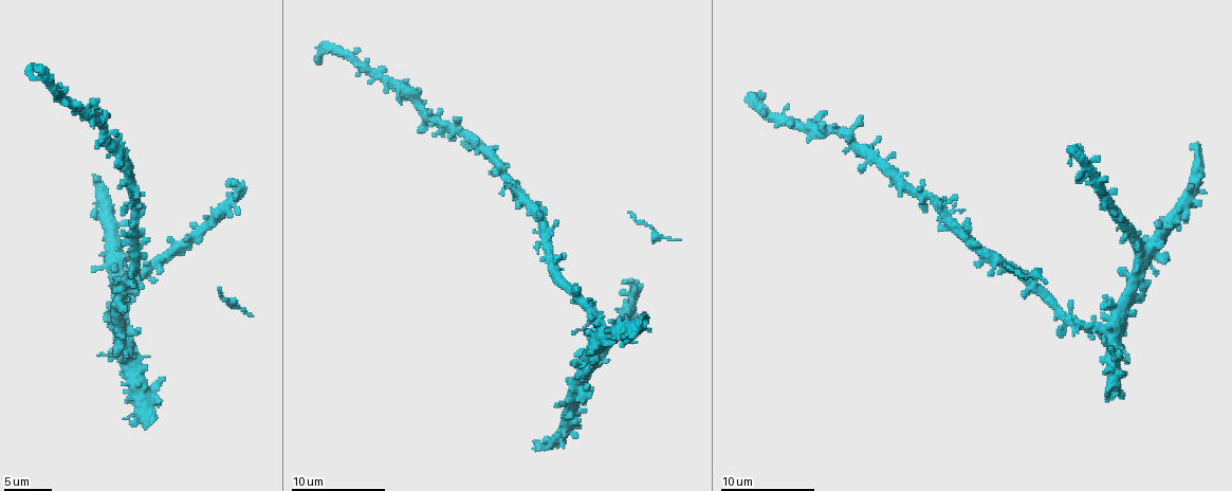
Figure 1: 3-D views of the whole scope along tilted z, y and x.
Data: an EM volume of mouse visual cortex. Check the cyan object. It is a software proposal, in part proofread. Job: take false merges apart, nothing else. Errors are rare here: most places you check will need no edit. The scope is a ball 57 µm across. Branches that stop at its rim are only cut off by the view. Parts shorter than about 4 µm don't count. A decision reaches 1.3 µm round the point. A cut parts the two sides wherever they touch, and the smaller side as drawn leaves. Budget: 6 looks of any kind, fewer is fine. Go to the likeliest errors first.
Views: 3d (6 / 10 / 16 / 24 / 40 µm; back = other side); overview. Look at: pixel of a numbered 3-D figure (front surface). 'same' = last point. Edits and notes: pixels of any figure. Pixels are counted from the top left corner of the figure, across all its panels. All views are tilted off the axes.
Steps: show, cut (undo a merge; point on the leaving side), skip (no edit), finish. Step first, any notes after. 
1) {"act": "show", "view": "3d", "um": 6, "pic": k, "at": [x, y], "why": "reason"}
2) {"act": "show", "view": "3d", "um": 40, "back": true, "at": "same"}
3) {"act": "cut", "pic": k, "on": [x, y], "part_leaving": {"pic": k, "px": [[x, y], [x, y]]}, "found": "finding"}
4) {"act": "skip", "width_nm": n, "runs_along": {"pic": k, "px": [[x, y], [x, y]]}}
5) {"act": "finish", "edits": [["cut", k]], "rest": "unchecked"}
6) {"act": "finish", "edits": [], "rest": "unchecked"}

{"act": "show", "view": "3d", "um": 10, "pic": 1, "at": [1121, 330]}

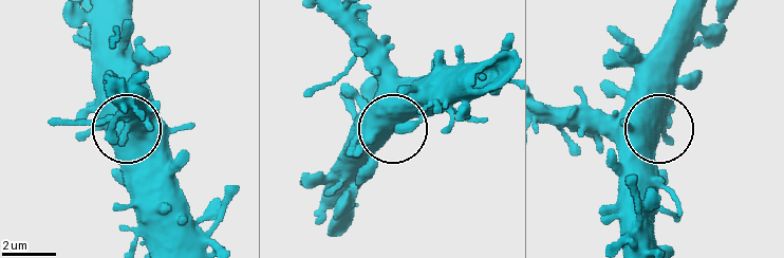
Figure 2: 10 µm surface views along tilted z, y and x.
{"act": "skip", "found": "one cell here"}

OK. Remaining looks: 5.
{"act": "show", "view": "3d", "um": 10, "pic": 1, "at": [551, 228]}

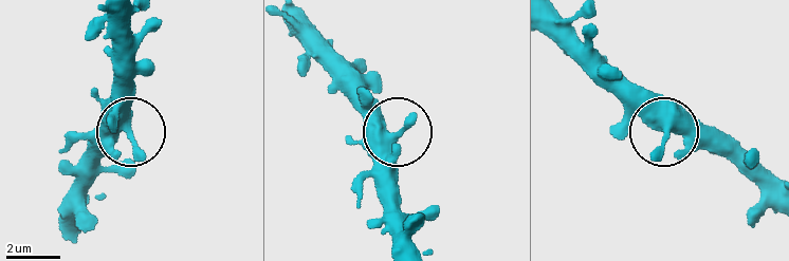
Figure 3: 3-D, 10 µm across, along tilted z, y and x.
{"act": "skip", "side_arm_um": 17, "runs_along": {"pic": 3, "px": [[708, 145], [649, 123], [618, 136]]}, "found": "one cell here"}

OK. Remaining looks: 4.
{"act": "show", "view": "3d", "um": 16, "pic": 1, "at": [1144, 248]}

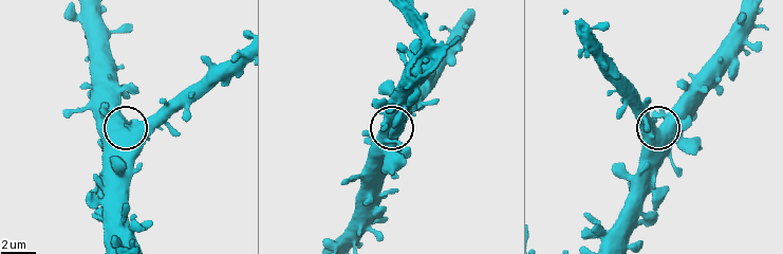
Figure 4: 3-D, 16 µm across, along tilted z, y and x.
{"act": "show", "view": "3d", "um": 16, "back": true, "pic": 4, "at": [660, 132]}

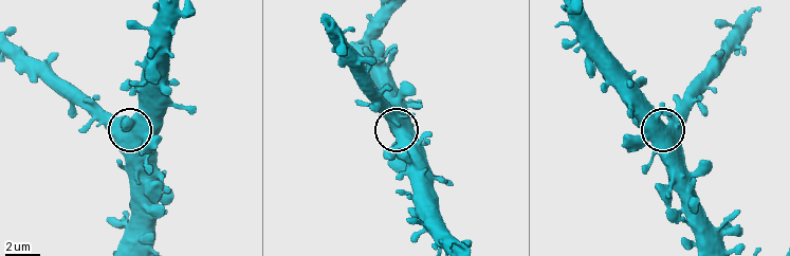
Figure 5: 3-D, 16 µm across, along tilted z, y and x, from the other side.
{"act": "skip", "found": "all the same cell"}

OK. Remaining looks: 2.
{"act": "finish", "edits": [], "rest": "unchecked"}

